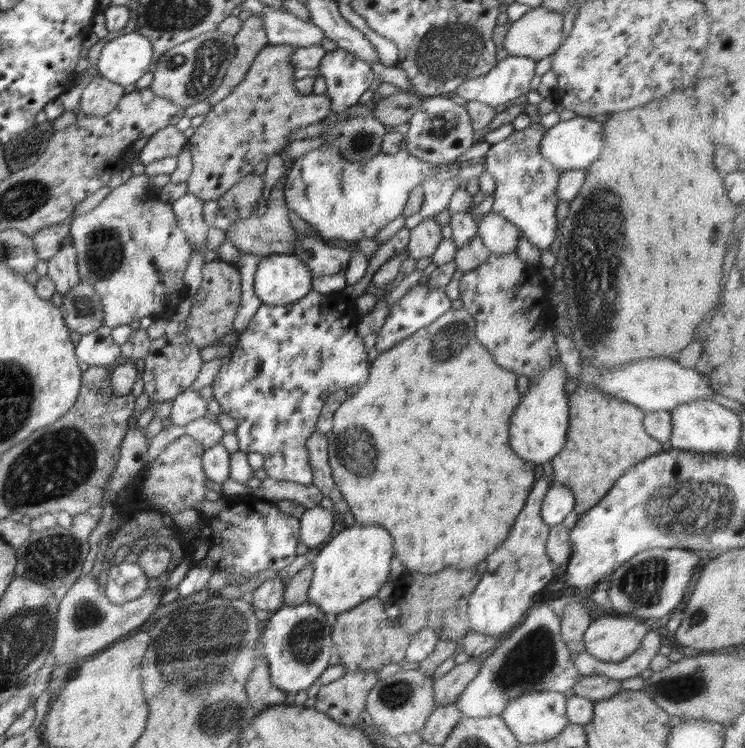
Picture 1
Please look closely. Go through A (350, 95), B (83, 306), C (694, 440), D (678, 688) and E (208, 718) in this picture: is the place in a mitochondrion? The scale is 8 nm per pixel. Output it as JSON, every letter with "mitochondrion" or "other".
{"A":"other","B":"mitochondrion","C":"other","D":"mitochondrion","E":"mitochondrion"}

